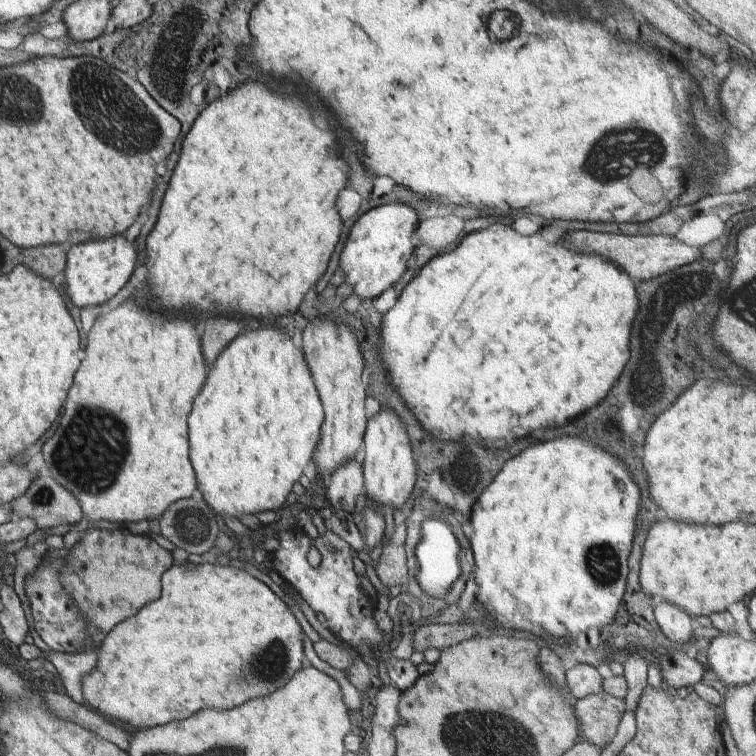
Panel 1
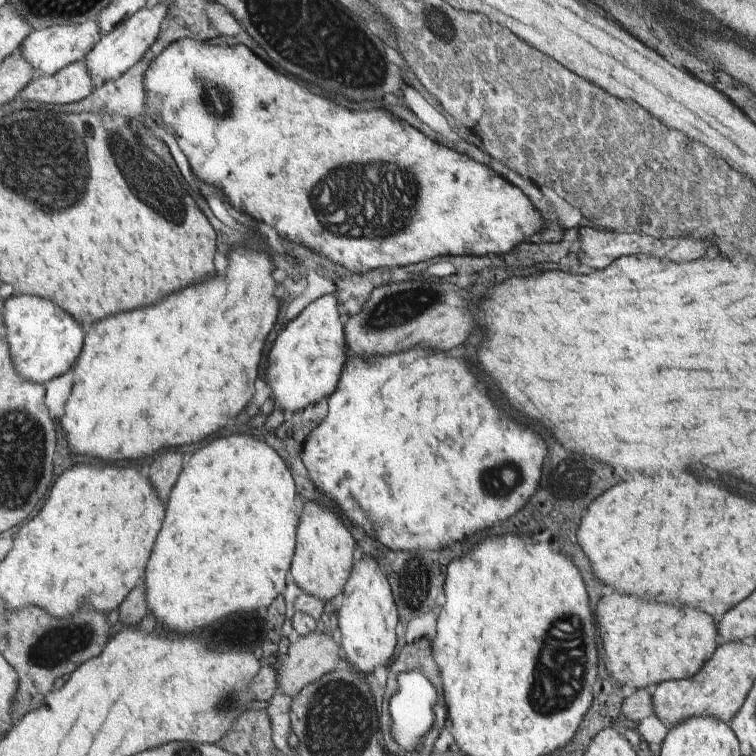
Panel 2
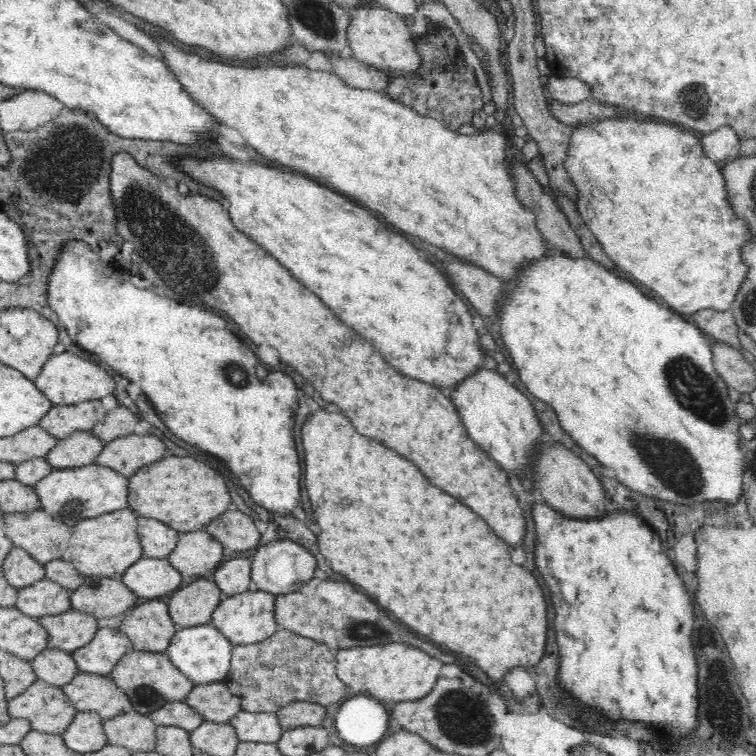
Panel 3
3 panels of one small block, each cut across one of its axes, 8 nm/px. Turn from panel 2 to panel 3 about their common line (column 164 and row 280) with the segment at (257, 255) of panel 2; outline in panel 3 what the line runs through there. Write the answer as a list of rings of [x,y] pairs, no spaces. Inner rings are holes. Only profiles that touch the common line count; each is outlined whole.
[[[180,157],[177,160],[177,166],[182,173],[189,174],[190,178],[196,178],[197,182],[205,183],[205,186],[217,190],[228,200],[228,212],[234,214],[230,216],[234,226],[238,226],[238,230],[242,230],[248,238],[254,238],[254,242],[258,242],[264,250],[270,250],[270,254],[274,254],[274,258],[278,258],[278,262],[282,262],[282,266],[286,266],[286,270],[290,270],[294,274],[294,278],[298,278],[310,292],[314,292],[318,298],[322,298],[322,302],[334,310],[334,314],[338,314],[338,318],[354,328],[358,334],[362,334],[364,338],[368,338],[374,348],[384,356],[386,362],[390,362],[392,366],[400,368],[402,374],[406,376],[412,376],[412,378],[418,378],[422,382],[428,382],[428,384],[434,384],[434,386],[442,386],[445,393],[450,392],[458,388],[458,384],[462,384],[466,378],[470,378],[474,373],[480,370],[480,362],[482,362],[482,349],[478,344],[478,332],[474,330],[472,326],[472,316],[464,304],[464,300],[450,288],[448,280],[428,262],[420,256],[420,252],[406,240],[402,238],[400,234],[392,232],[390,228],[386,228],[384,224],[380,224],[380,220],[376,216],[372,216],[368,210],[360,208],[360,206],[354,206],[352,202],[348,202],[344,195],[333,191],[325,186],[318,186],[316,181],[308,180],[300,174],[288,174],[288,172],[280,172],[276,168],[268,168],[268,166],[262,166],[262,164],[256,164],[256,162],[240,162],[238,159],[231,160],[228,157],[211,157],[211,158],[197,158],[197,157]]]

